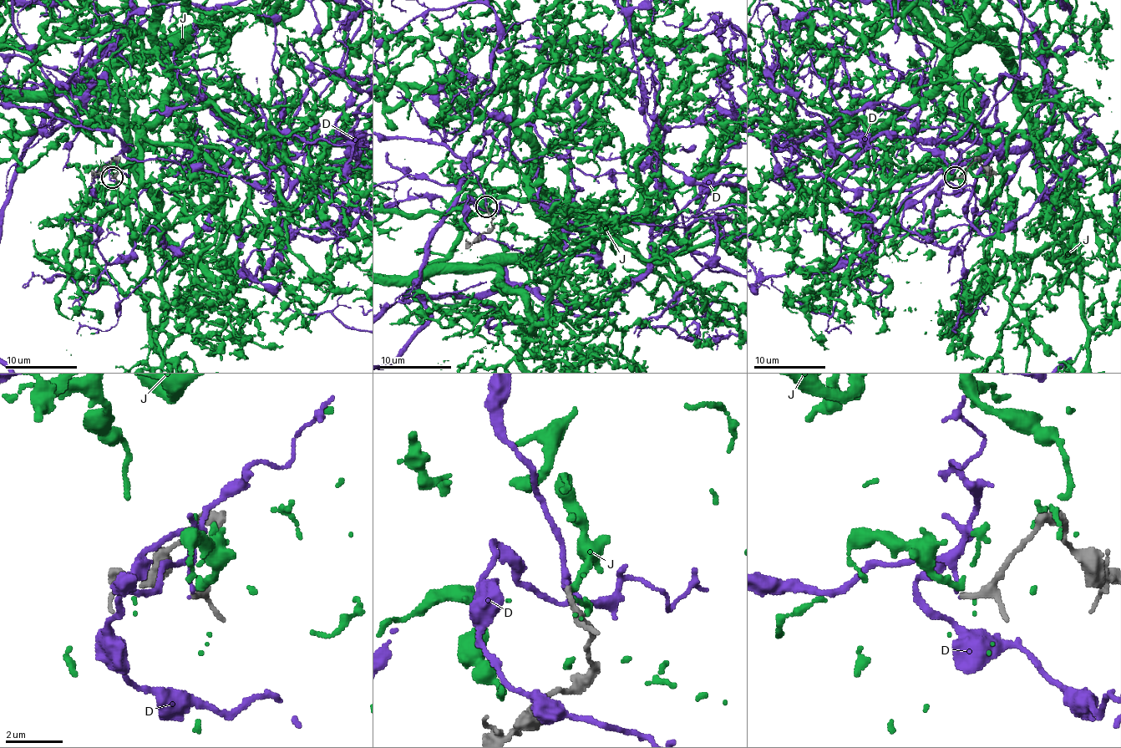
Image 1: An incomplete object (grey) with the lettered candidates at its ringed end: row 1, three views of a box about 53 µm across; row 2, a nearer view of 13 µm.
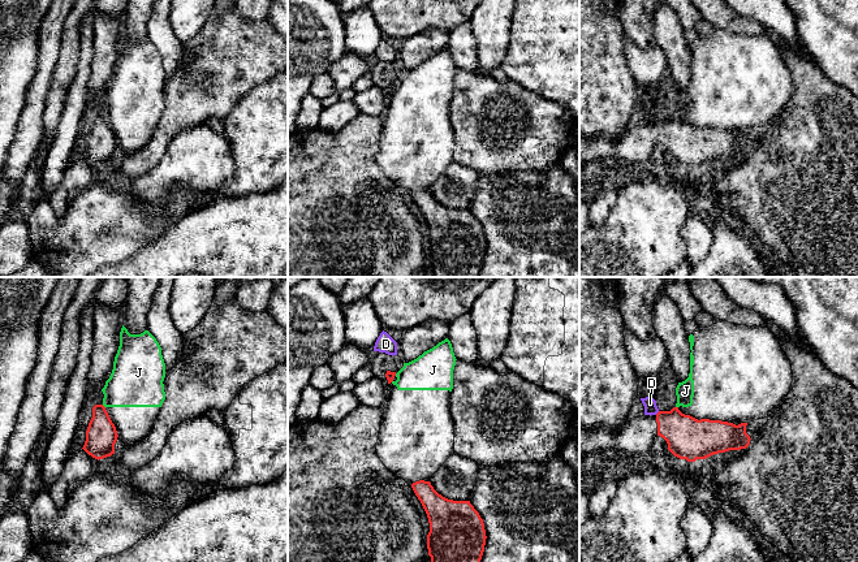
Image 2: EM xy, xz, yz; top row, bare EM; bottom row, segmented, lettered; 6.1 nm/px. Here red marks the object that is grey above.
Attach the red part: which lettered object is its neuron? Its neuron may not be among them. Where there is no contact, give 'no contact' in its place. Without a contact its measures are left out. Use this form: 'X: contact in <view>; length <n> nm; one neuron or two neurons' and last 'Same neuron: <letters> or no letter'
D: contact in yz; length 40 nm; two neurons
J: contact in xy; length 30 nm; two neurons
Same neuron: no letter

